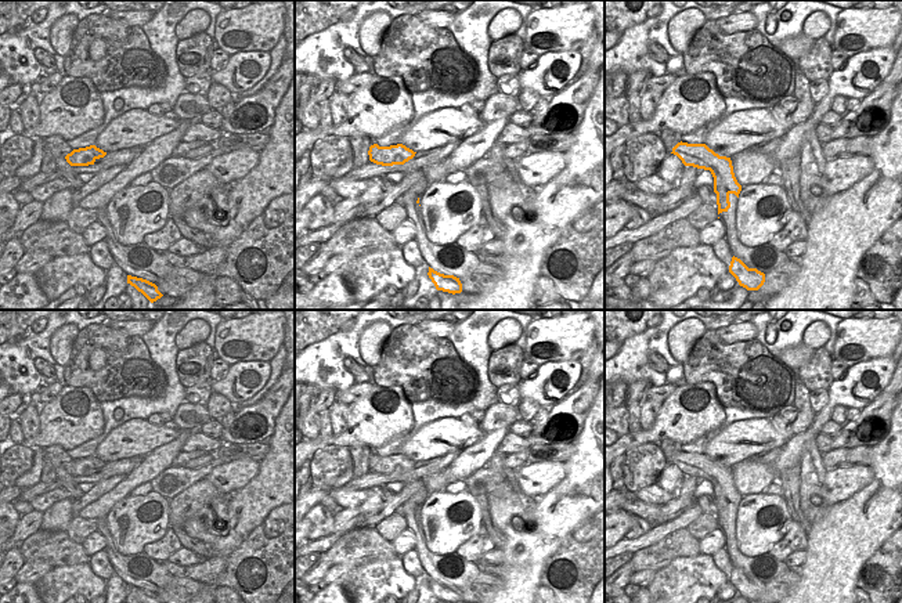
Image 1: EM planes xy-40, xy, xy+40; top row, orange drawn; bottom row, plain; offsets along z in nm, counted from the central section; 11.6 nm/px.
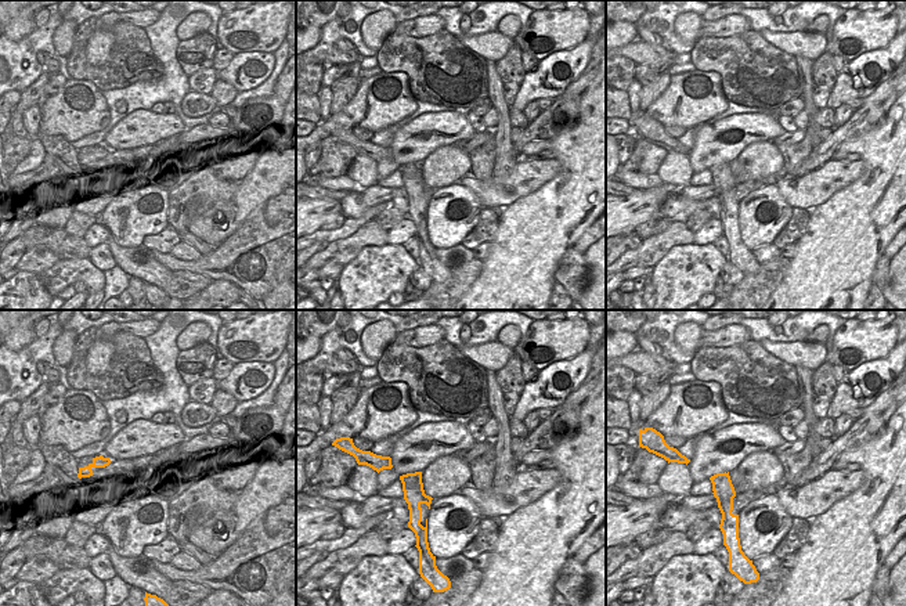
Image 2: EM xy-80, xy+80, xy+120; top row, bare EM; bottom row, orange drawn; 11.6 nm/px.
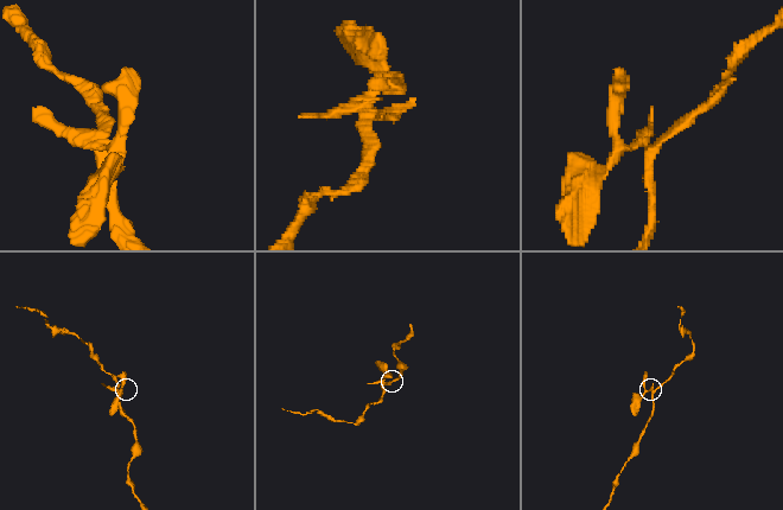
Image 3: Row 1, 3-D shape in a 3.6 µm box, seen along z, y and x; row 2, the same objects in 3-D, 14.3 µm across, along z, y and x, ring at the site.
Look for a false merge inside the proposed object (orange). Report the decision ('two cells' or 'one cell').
two cells

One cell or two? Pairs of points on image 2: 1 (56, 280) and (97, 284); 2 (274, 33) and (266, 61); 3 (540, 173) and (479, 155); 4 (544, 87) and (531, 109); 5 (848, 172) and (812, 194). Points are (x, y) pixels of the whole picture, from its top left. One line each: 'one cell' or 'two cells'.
1: one cell
2: two cells
3: two cells
4: two cells
5: one cell

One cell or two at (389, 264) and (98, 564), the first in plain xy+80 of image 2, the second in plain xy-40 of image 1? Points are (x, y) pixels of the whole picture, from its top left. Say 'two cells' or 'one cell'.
two cells

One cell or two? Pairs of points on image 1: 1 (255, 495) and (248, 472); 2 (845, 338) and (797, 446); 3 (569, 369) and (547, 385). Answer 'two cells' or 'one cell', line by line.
1: two cells
2: two cells
3: one cell

